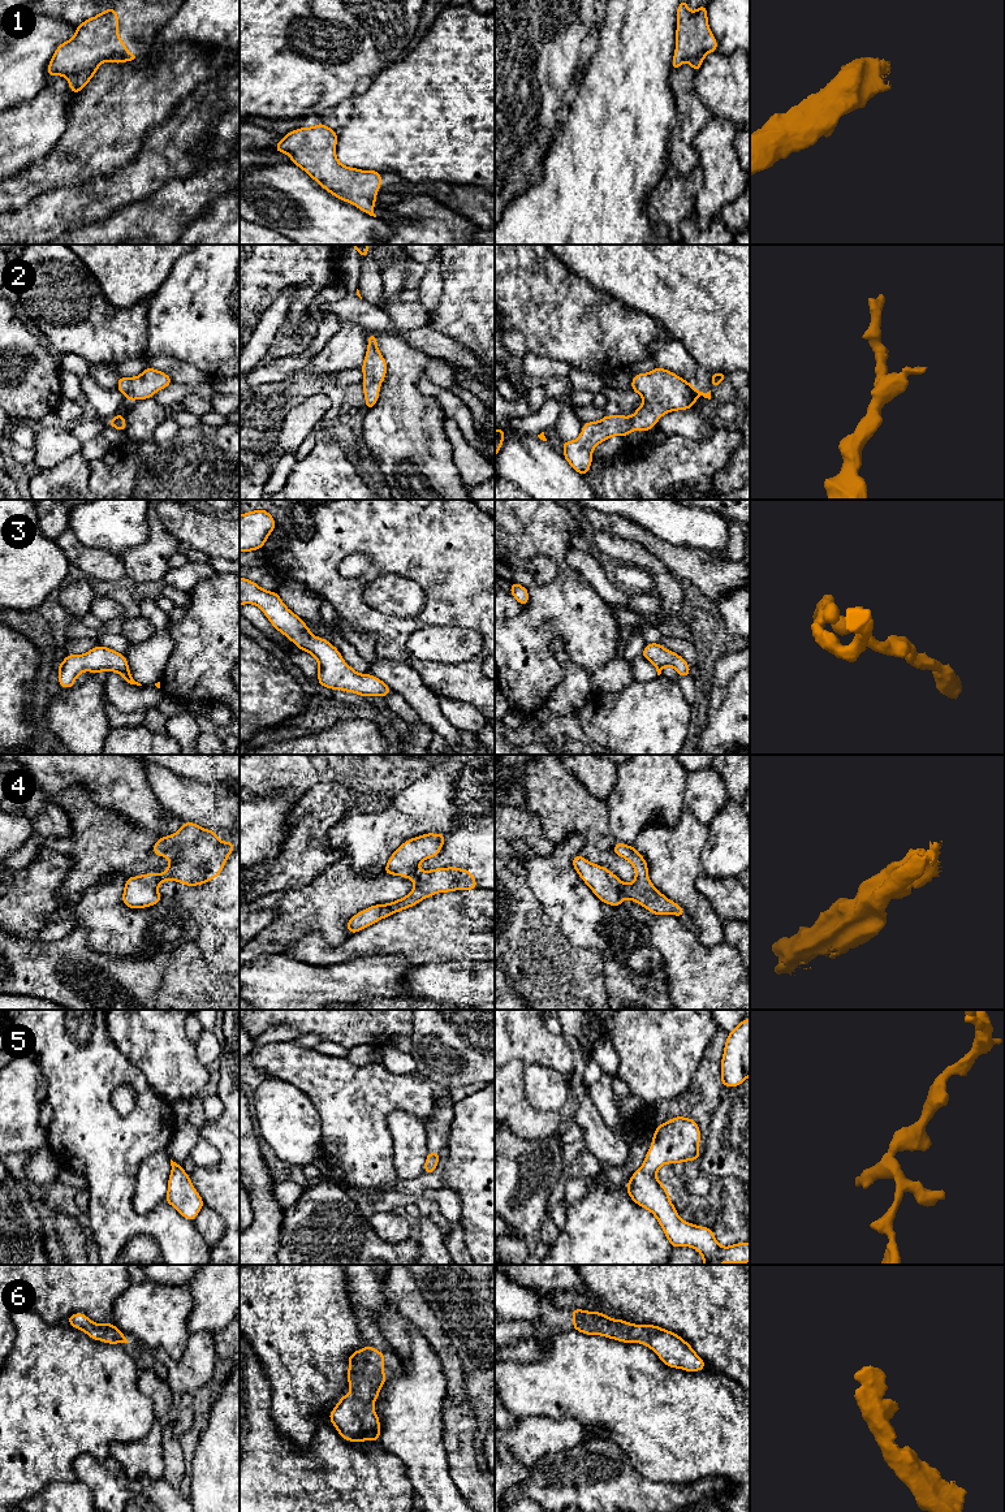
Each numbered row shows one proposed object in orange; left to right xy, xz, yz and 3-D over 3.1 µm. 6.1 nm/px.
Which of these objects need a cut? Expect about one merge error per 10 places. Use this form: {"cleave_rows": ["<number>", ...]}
{"cleave_rows": []}

